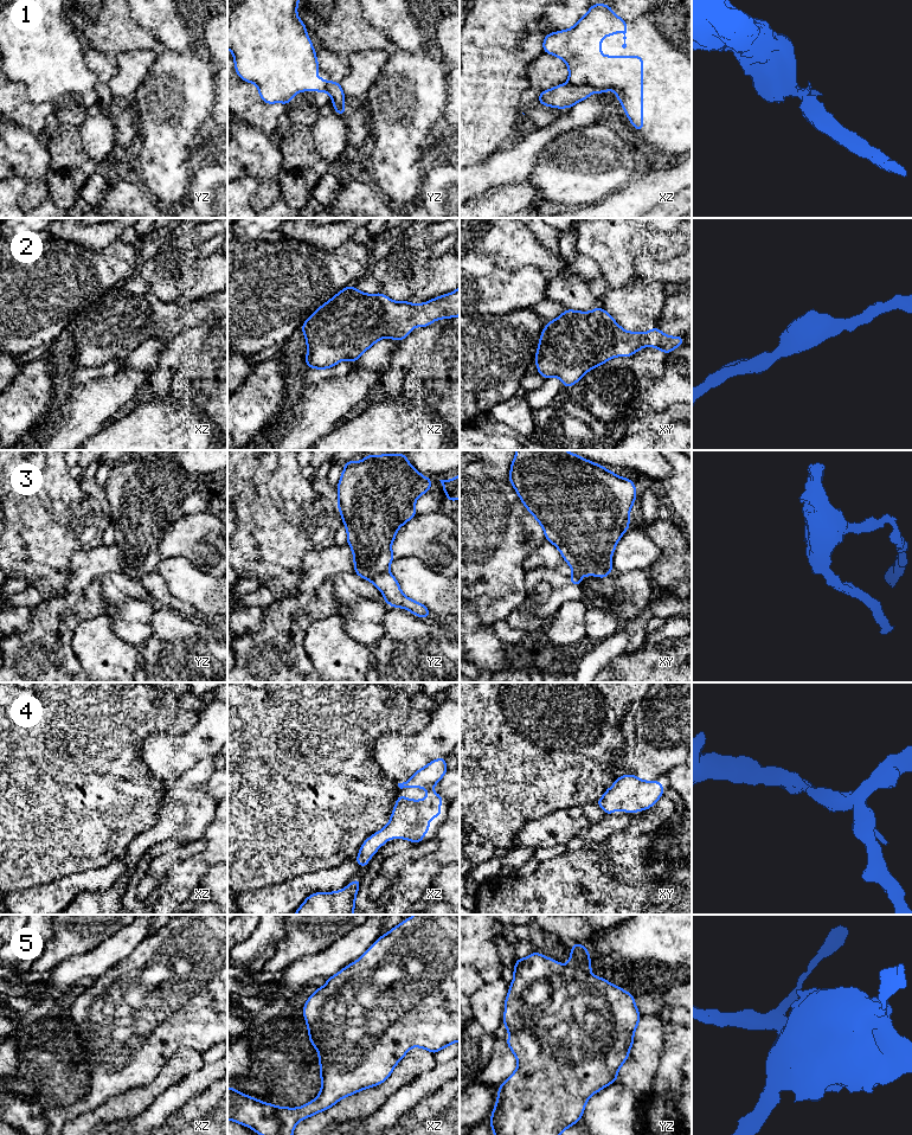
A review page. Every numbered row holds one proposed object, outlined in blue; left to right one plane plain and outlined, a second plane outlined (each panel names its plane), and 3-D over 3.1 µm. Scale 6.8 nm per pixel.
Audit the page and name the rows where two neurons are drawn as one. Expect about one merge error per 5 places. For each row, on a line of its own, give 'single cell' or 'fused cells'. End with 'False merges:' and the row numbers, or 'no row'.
1: fused cells
2: single cell
3: fused cells
4: single cell
5: single cell
False merges: 1, 3

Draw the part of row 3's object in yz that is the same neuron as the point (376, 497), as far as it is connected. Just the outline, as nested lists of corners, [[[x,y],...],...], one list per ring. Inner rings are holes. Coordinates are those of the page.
[[[367,454],[360,462],[353,460],[346,462],[336,487],[338,508],[342,517],[342,524],[347,528],[347,544],[353,551],[354,572],[358,576],[370,581],[373,576],[388,571],[394,558],[391,546],[397,531],[417,514],[415,504],[422,494],[430,492],[432,481],[410,464],[406,454],[378,456]]]

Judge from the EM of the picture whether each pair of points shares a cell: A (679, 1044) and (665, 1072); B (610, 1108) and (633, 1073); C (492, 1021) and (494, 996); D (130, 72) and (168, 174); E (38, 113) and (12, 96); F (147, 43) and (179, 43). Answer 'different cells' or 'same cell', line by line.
A: same cell
B: different cells
C: same cell
D: different cells
E: same cell
F: different cells

